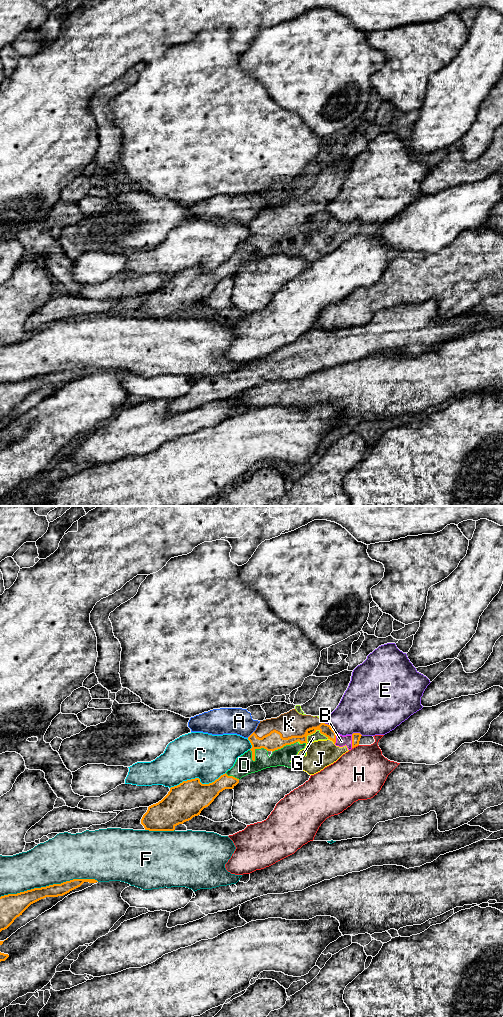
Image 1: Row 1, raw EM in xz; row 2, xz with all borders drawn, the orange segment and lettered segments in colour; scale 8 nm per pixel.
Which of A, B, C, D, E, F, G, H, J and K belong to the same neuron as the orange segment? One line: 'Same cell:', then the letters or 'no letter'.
Same cell: B, D, G, J, K

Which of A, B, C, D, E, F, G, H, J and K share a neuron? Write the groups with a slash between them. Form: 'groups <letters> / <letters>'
groups A / B D G J K / C / E / F / H

